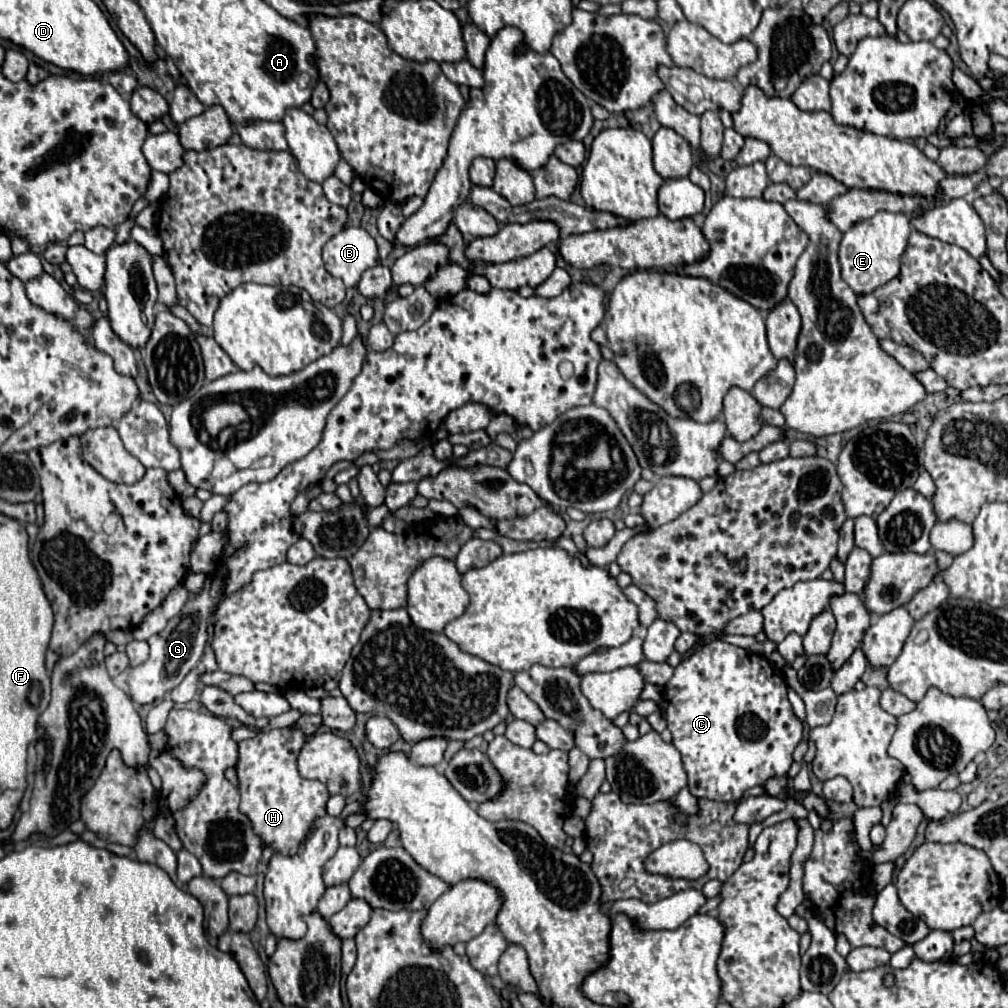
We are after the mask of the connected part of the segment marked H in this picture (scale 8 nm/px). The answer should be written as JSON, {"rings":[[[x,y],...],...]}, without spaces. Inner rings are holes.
{"rings":[[[302,715],[292,727],[272,729],[238,743],[238,791],[240,811],[250,819],[252,831],[262,839],[262,847],[272,847],[282,855],[294,855],[318,817],[326,815],[328,789],[320,781],[300,777],[296,757],[306,741],[322,727],[320,715]]]}

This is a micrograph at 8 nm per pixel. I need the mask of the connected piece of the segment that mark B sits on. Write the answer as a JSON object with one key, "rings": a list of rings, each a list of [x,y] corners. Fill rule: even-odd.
{"rings":[[[344,227],[338,235],[334,235],[326,247],[324,247],[324,265],[326,271],[338,279],[344,281],[346,287],[356,287],[362,273],[374,265],[378,265],[378,251],[376,251],[376,241],[364,231],[362,227]]]}

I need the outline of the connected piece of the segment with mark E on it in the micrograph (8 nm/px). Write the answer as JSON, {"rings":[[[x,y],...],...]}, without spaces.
{"rings":[[[878,211],[874,217],[856,223],[844,233],[840,243],[842,279],[852,287],[854,293],[870,293],[878,285],[894,279],[898,275],[900,255],[906,249],[910,233],[910,219],[904,213]]]}

